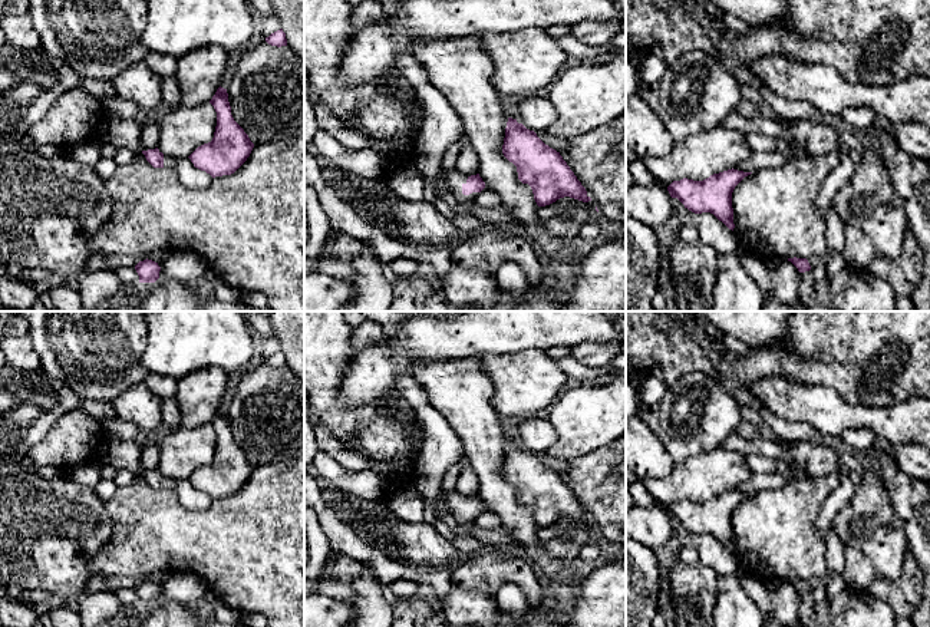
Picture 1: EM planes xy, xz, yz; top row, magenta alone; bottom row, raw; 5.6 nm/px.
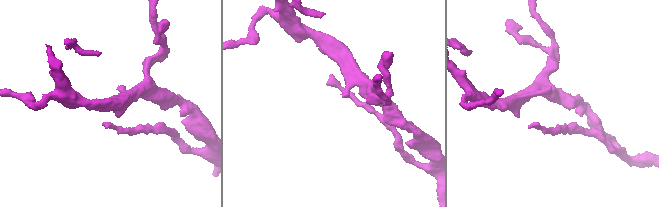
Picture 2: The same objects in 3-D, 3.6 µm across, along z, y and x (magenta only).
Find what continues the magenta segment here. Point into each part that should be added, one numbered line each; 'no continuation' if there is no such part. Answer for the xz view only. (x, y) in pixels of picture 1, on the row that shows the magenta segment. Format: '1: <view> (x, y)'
1: xz (454, 180)

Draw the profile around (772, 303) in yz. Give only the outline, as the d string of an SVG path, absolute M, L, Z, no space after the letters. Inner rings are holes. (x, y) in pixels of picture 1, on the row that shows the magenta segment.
M774 296L764 298L762 311L809 311L809 306L804 304L801 300L798 300L792 306L786 306Z

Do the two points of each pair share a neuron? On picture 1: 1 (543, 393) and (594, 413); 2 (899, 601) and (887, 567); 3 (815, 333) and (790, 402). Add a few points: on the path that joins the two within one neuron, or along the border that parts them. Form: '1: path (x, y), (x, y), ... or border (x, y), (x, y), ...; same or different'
1: border (564, 390), (551, 403); different
2: border (909, 551), (902, 571), (894, 578), (879, 577); different
3: border (764, 376), (780, 376), (794, 382), (830, 388); different

